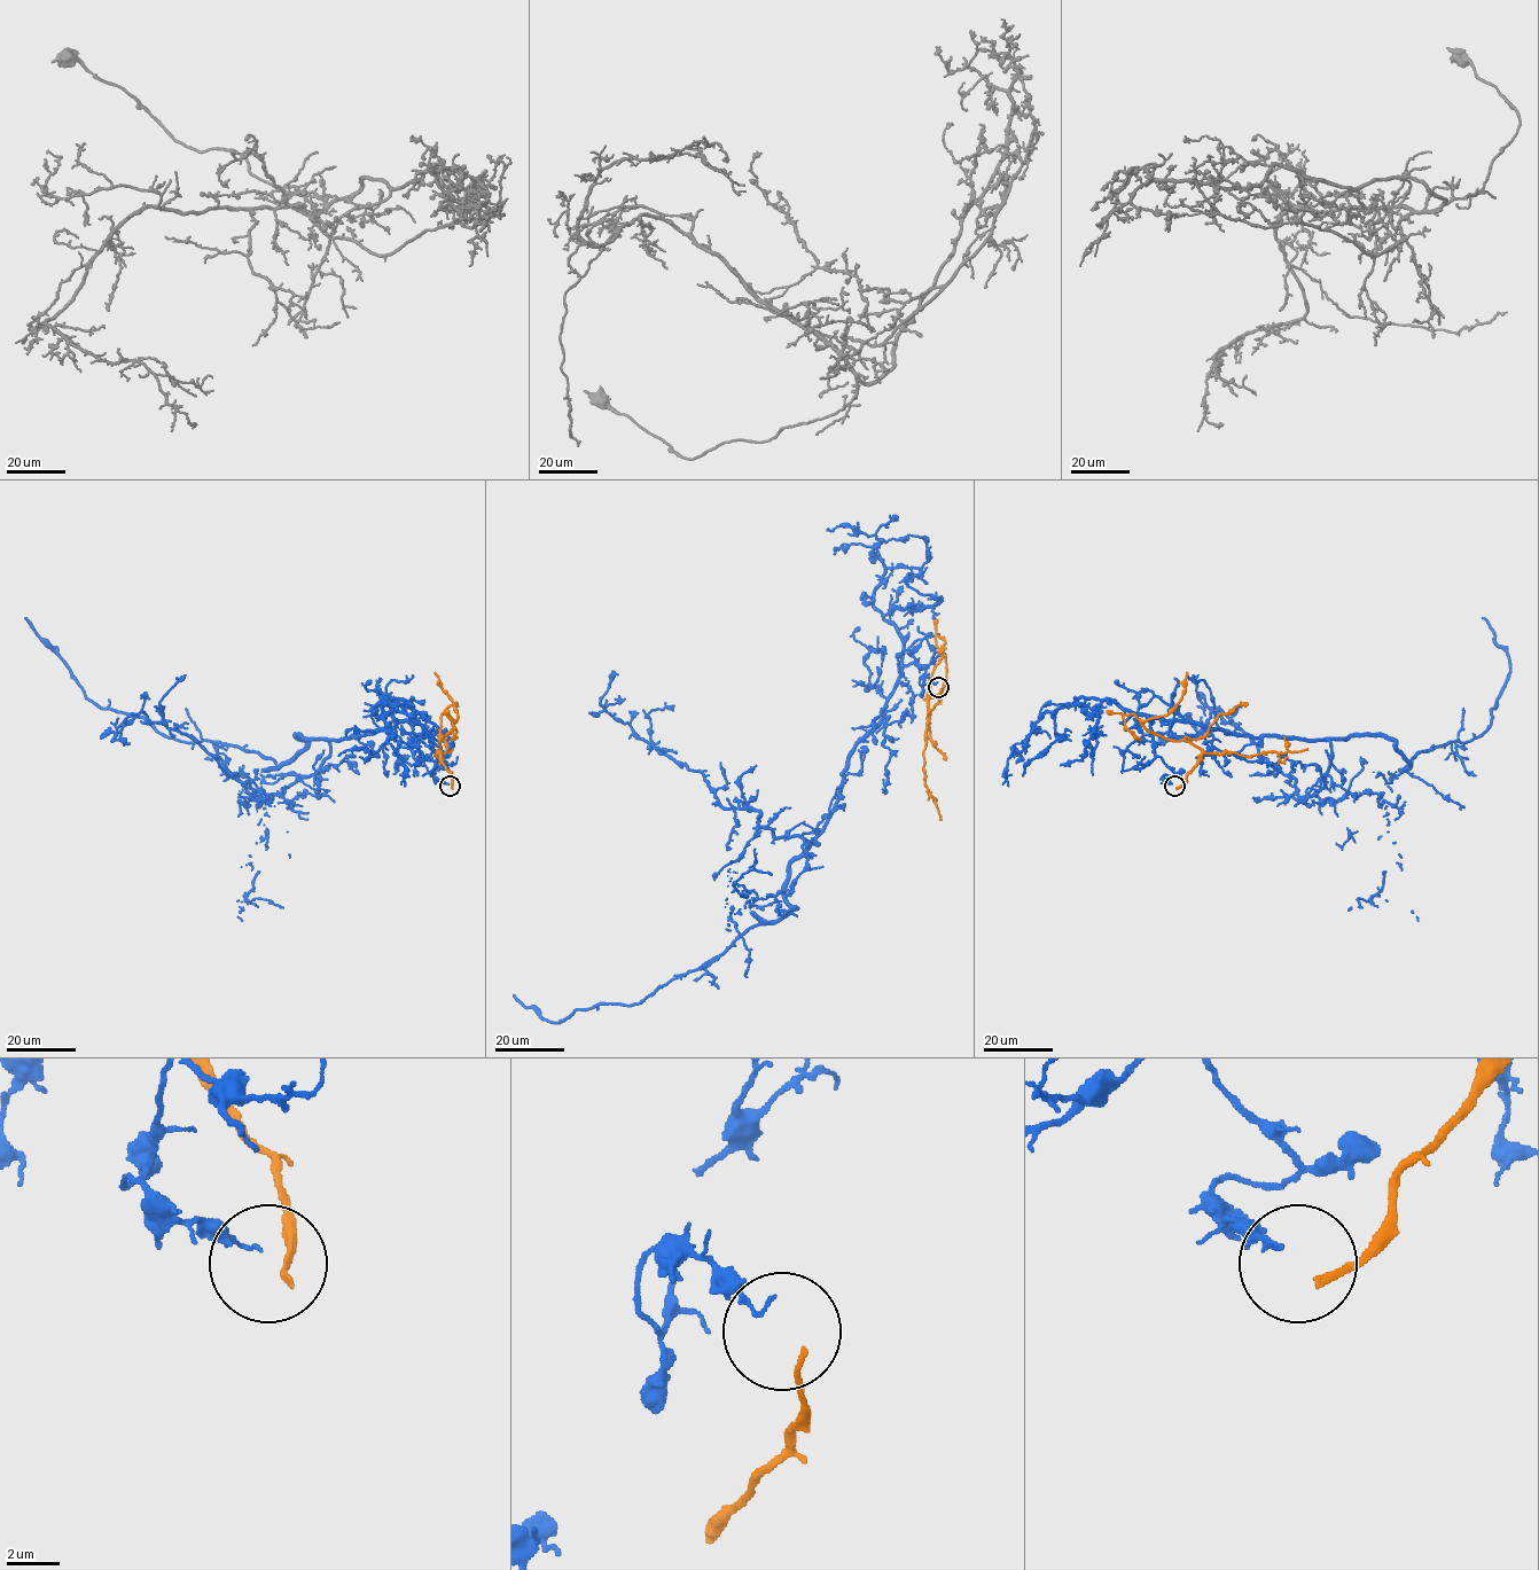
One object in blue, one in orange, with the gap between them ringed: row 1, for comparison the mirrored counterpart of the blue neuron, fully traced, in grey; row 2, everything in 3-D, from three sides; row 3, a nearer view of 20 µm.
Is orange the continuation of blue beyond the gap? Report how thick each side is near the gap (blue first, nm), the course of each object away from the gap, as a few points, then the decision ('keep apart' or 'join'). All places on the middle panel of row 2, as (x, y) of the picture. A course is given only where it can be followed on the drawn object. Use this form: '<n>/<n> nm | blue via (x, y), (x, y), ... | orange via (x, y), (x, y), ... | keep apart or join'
200/200 nm | blue via (935, 685), (903, 668), (823, 830), (790, 864), (795, 907), (639, 1004), (549, 1022), (514, 994) | orange via (940, 688), (939, 701), (928, 713), (931, 676), (942, 656), (946, 664), (944, 688), (932, 698), (923, 698) | keep apart

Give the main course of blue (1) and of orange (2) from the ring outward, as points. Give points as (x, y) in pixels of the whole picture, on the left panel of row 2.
1: (446, 783), (414, 718), (296, 735), (306, 744), (278, 766), (168, 739), (88, 700), (25, 617)
2: (452, 787), (451, 773), (439, 756), (439, 740), (453, 727), (458, 716), (435, 672)

